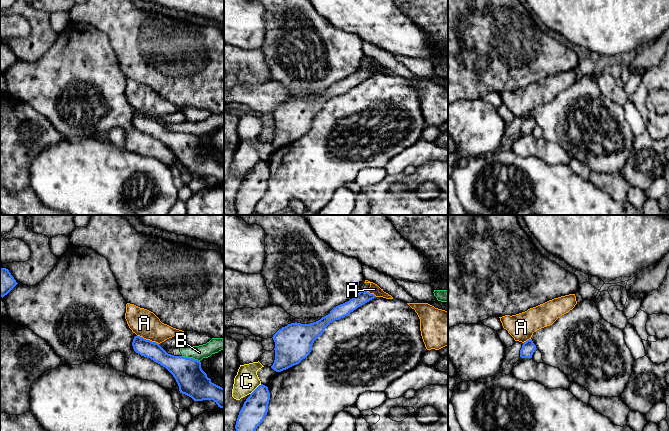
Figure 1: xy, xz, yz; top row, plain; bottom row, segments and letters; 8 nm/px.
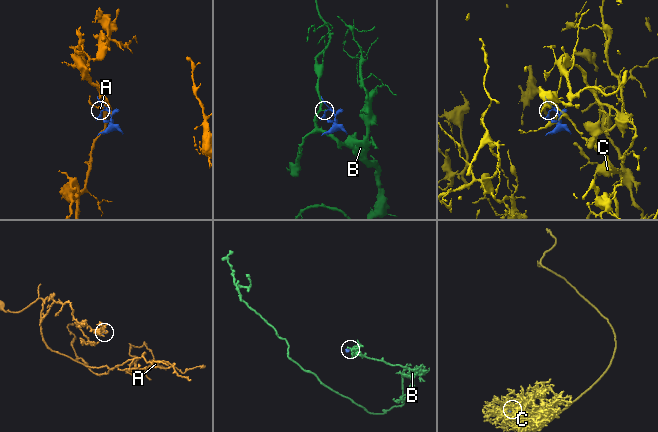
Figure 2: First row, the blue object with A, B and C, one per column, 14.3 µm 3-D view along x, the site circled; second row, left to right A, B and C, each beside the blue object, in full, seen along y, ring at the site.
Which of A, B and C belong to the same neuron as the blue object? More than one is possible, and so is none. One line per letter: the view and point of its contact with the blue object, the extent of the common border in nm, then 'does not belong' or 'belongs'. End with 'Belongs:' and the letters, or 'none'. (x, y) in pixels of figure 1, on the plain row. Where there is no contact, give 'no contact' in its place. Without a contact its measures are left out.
A: xy (148, 116) | 190 nm | does not belong
B: xy (191, 134) | 150 nm | does not belong
C: xz (255, 165) | 130 nm | does not belong
Belongs: none

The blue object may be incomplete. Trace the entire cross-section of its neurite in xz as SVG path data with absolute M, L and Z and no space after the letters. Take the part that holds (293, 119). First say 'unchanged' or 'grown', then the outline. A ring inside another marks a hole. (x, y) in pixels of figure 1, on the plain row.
unchanged; M360 67L355 73L334 83L328 91L316 98L295 98L279 105L272 113L275 118L275 136L271 144L281 148L299 140L310 130L314 117L323 110L330 99L349 91L375 73L367 67Z

